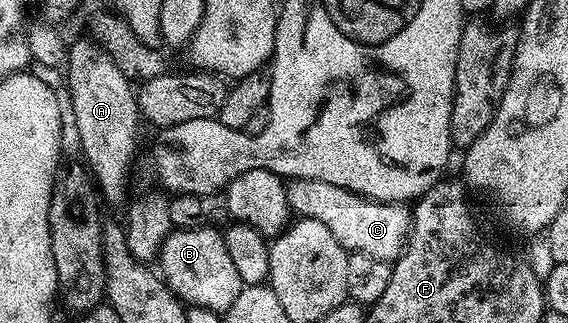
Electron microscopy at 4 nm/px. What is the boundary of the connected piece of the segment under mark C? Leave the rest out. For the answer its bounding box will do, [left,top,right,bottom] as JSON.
[285,177,411,263]

